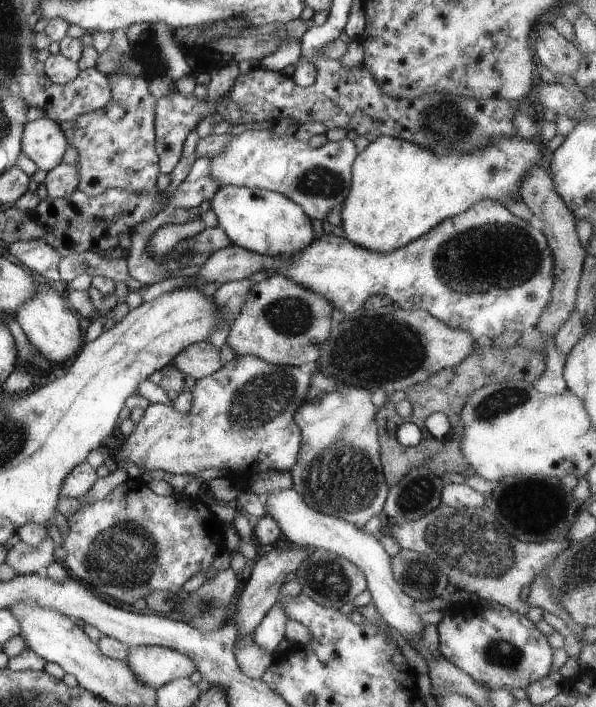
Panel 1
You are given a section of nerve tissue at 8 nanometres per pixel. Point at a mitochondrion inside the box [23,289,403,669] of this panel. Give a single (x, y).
(342, 477)

